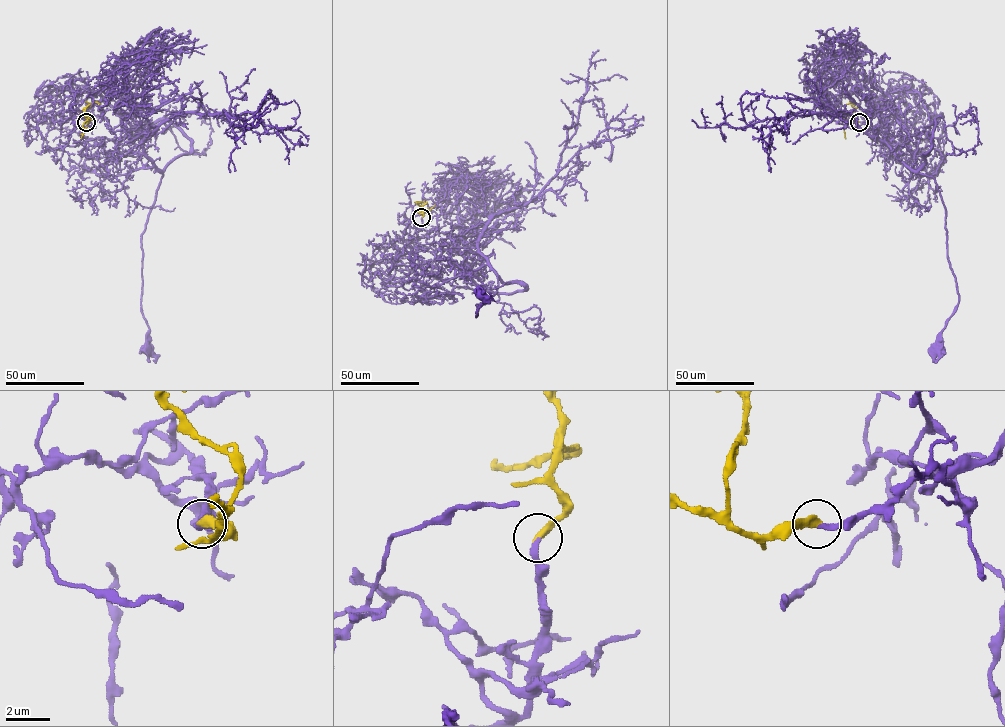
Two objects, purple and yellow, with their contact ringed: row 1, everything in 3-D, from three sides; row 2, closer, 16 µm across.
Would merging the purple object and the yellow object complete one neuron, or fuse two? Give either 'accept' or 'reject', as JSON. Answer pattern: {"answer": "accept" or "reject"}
{"answer": "accept"}

